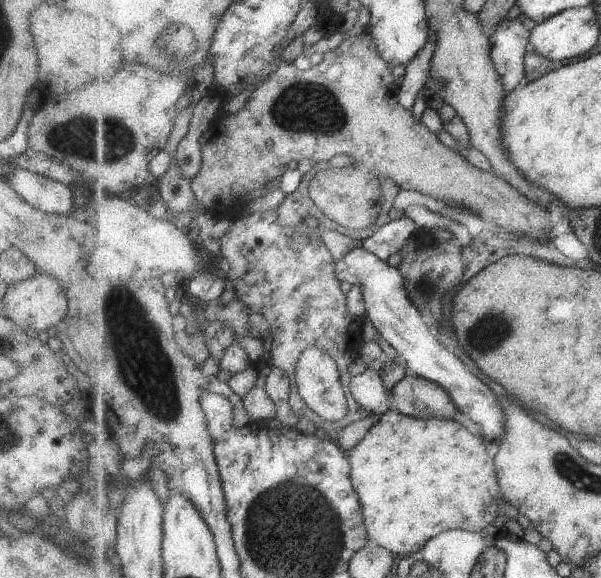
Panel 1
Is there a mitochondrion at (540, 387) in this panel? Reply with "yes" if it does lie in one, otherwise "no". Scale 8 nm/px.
no

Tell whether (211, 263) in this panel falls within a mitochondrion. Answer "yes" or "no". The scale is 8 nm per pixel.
no

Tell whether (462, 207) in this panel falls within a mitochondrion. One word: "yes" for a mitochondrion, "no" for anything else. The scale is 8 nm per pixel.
no

